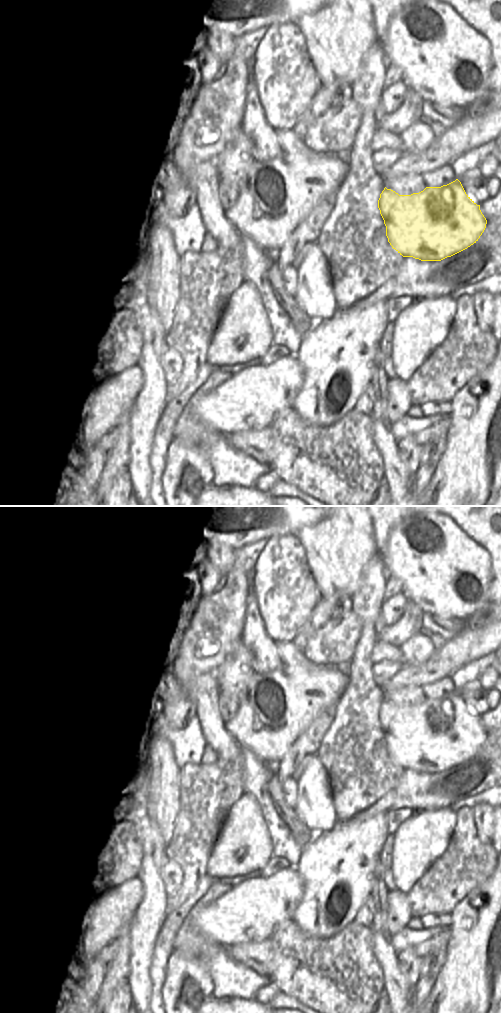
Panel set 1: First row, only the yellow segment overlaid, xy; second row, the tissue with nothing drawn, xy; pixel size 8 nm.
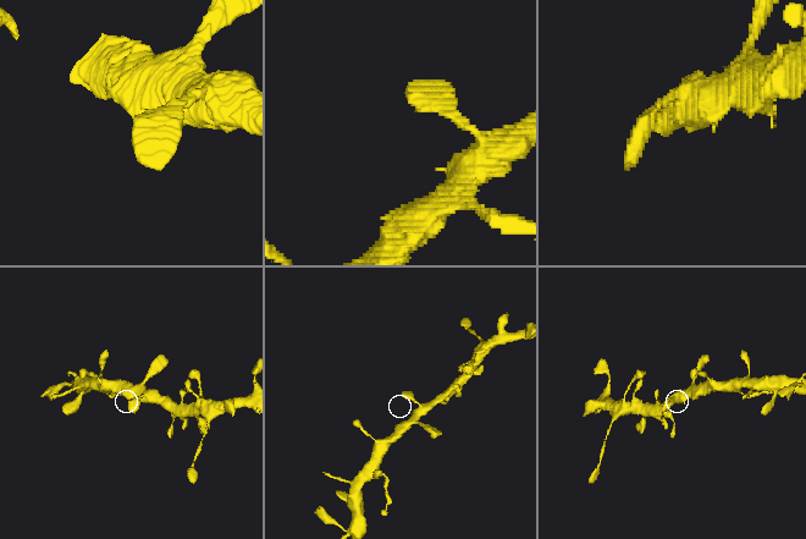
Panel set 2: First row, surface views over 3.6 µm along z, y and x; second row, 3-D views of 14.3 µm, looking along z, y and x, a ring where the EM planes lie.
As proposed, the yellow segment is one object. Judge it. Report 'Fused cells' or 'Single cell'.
Single cell

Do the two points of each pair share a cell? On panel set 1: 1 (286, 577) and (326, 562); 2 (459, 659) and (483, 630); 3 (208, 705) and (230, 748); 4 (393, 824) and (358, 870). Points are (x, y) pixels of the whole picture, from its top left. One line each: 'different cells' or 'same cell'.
1: different cells
2: same cell
3: same cell
4: different cells

